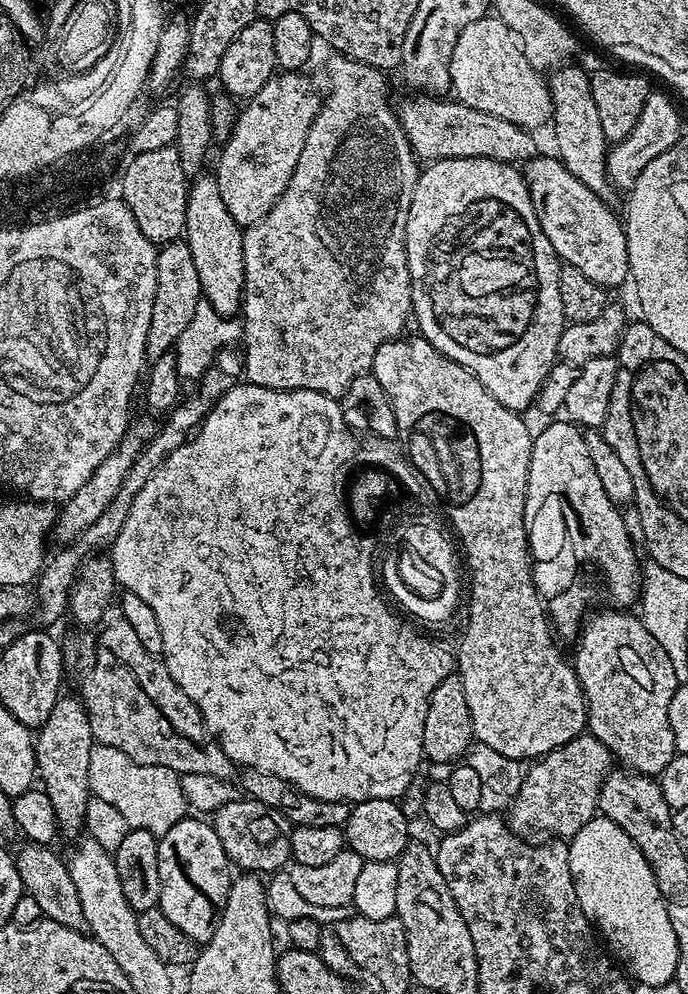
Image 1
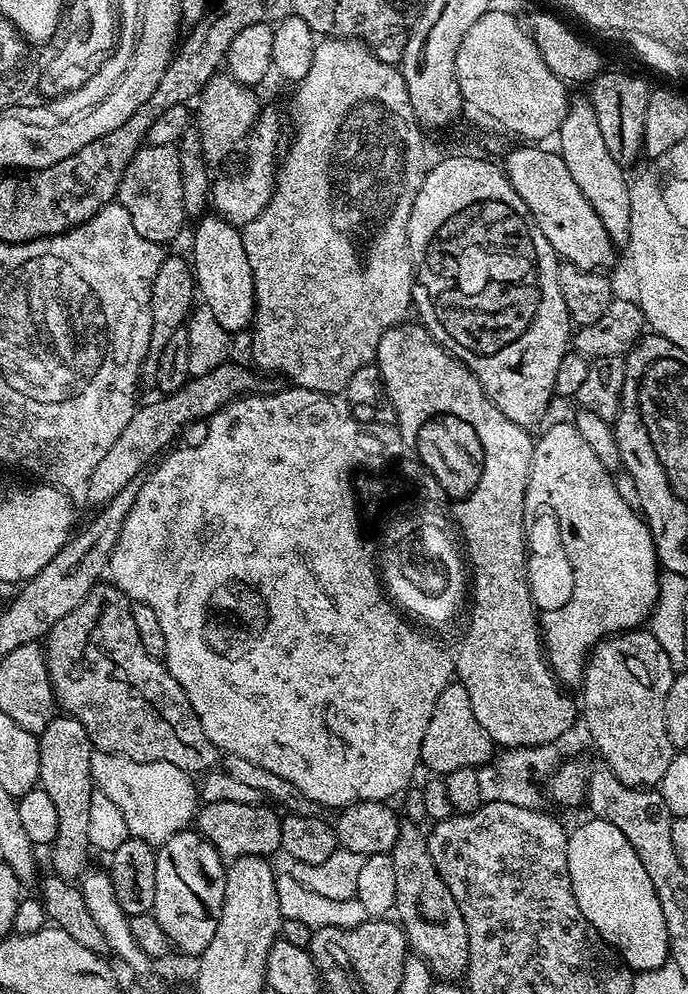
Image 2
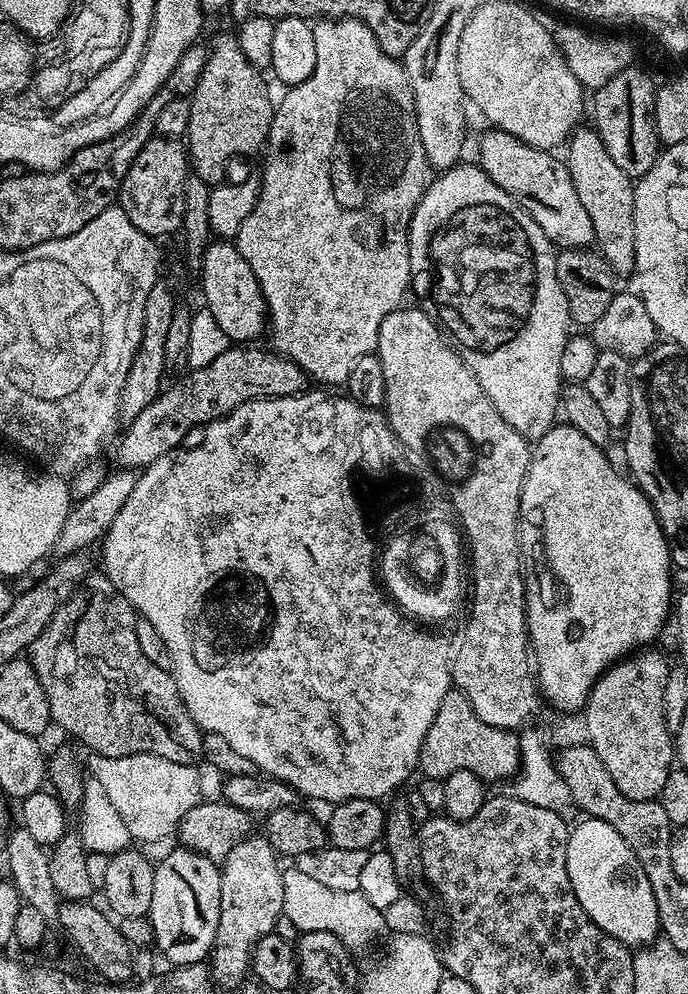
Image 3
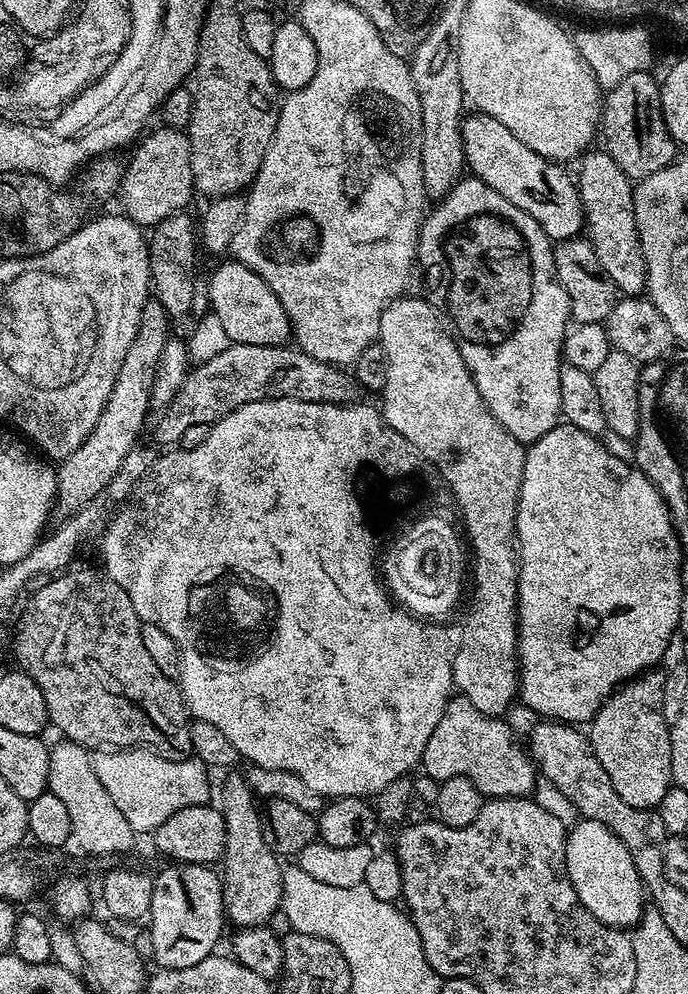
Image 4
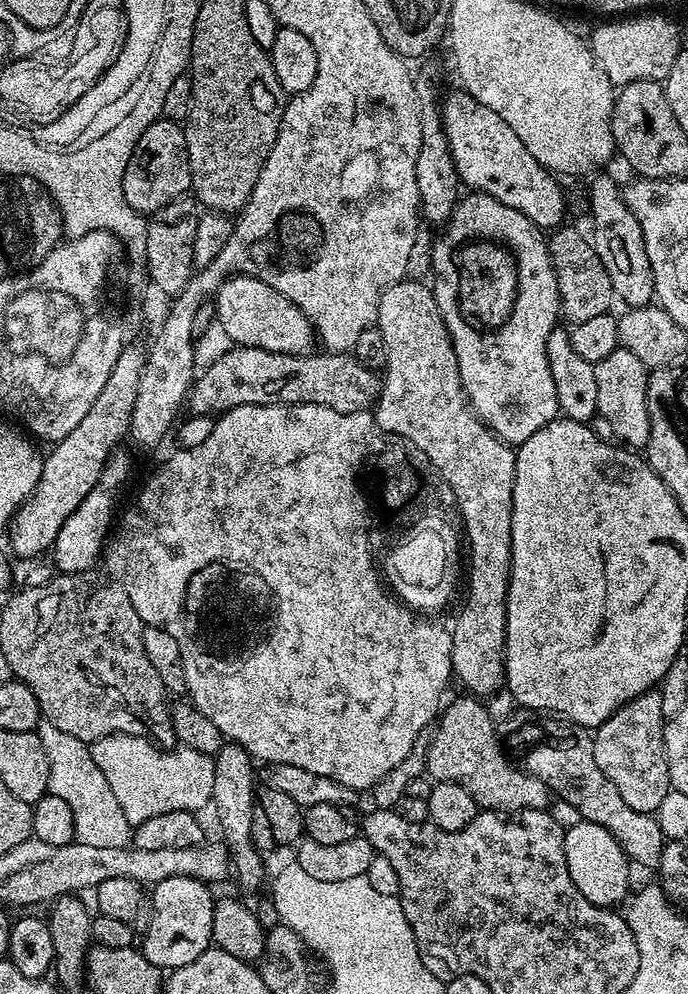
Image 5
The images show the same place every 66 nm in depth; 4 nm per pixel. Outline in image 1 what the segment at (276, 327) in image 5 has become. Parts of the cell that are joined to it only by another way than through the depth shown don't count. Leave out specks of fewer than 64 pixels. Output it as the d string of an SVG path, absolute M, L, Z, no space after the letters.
M201 174L191 181L186 202L186 222L183 239L188 241L190 255L194 257L194 267L198 269L200 295L214 306L223 316L232 318L241 311L244 303L244 229L234 218L230 218L230 210L222 203L222 194L218 194L218 182L215 175Z

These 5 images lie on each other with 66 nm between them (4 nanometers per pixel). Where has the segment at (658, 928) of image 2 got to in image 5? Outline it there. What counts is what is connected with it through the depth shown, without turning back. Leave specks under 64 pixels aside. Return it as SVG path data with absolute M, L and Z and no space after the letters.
M581 820L576 826L570 826L564 830L564 853L566 854L566 866L570 870L570 878L574 886L586 899L601 906L616 906L629 895L628 868L630 861L624 854L624 847L618 843L602 826L598 826L589 820Z

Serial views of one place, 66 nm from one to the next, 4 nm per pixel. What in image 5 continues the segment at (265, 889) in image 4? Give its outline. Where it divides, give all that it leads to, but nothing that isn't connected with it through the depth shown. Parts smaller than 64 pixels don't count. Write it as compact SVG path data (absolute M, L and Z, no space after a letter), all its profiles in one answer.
M226 742L213 759L214 790L213 807L216 808L218 820L224 834L223 839L230 847L233 857L234 874L239 886L246 892L258 889L264 878L264 866L258 856L254 856L252 844L253 814L255 812L254 765L253 757L240 744Z

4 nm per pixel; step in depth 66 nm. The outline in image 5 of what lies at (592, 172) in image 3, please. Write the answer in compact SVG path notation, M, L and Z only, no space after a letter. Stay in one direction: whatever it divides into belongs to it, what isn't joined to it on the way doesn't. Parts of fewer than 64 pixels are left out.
M599 176L595 177L597 180L593 182L592 189L588 192L588 204L592 207L592 232L590 231L592 249L598 254L602 266L606 266L606 274L610 274L610 286L617 301L625 300L628 308L651 305L656 295L656 287L654 274L650 270L650 258L646 258L642 226L638 222L636 213L626 206L621 185L616 185L608 176Z

